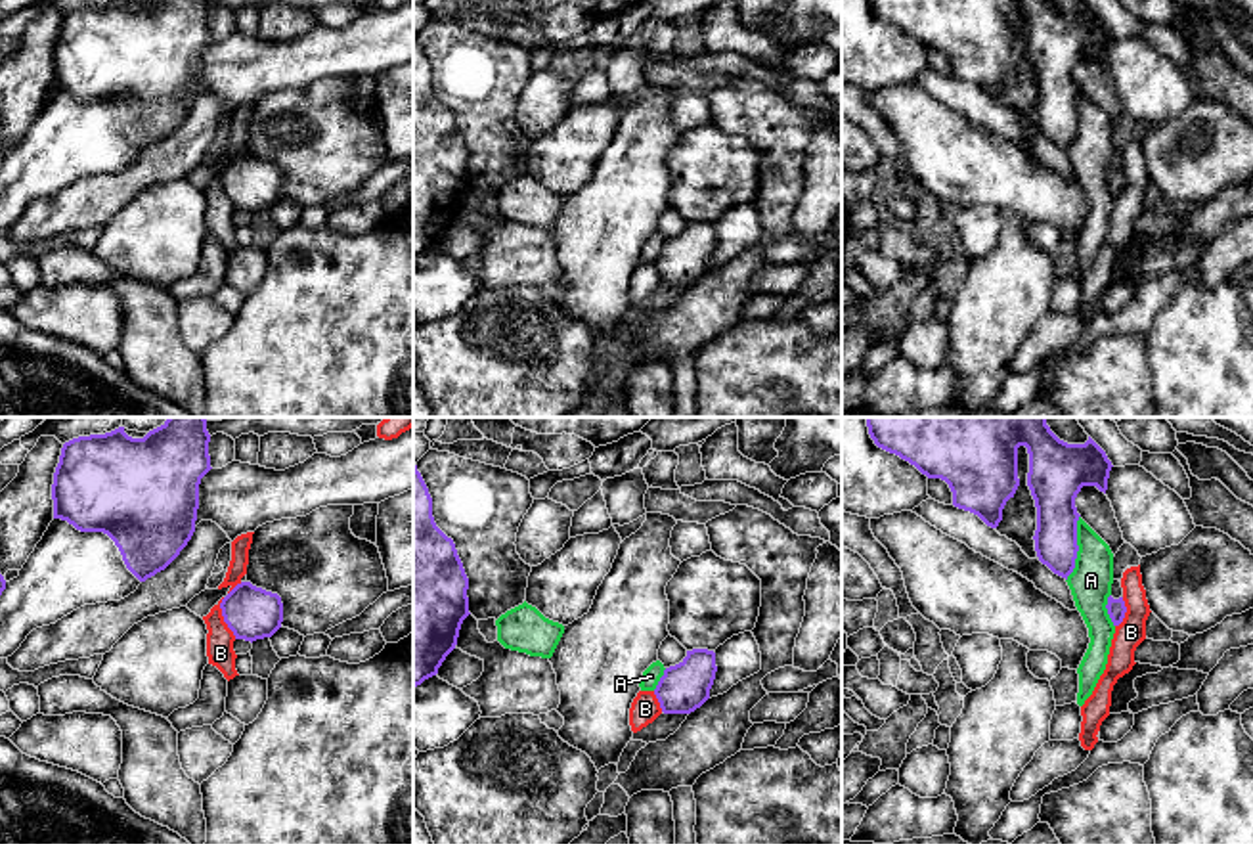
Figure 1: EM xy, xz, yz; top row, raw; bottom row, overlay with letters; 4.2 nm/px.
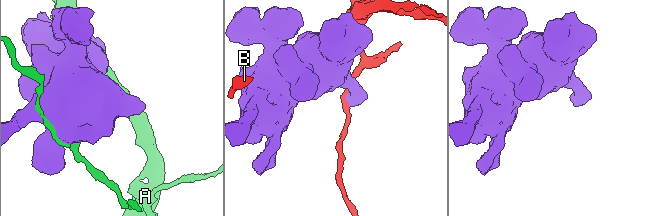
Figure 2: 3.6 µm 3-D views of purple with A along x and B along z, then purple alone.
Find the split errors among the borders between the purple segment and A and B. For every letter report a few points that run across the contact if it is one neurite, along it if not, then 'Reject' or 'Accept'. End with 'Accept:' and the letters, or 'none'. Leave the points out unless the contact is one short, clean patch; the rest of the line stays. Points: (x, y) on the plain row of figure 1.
A: Reject
B: Line: xy (222, 169), (222, 192), (236, 209). Reject
Accept: none

